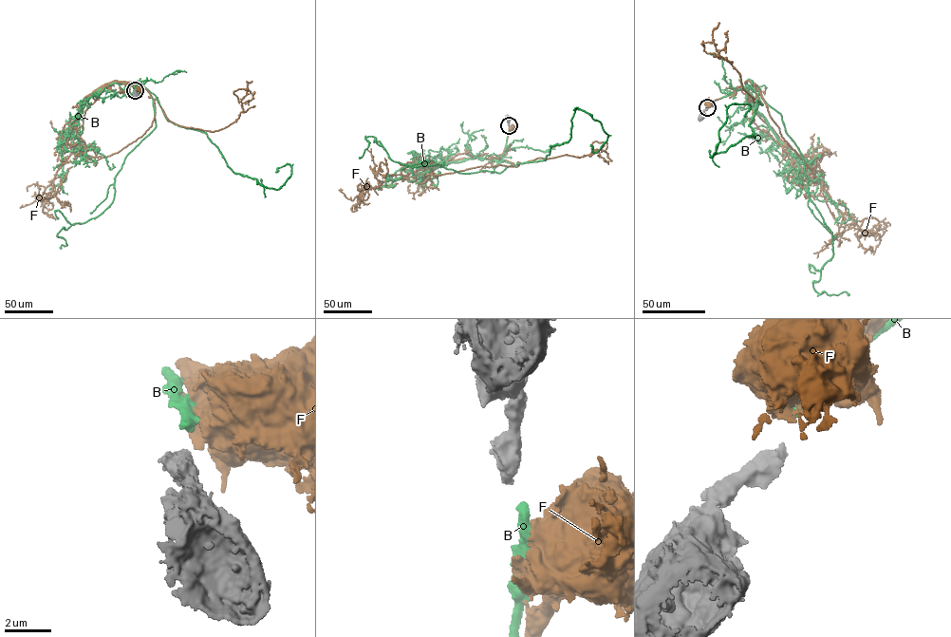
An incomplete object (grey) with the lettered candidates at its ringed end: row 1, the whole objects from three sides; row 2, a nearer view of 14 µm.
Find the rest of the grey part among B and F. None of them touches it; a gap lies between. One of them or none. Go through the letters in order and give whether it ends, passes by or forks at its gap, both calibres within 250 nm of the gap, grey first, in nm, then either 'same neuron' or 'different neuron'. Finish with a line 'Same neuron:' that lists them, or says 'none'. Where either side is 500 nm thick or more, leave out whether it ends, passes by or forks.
B: it ends | 440/400 nm | same neuron
F: 440/650 nm | different neuron
Same neuron: B

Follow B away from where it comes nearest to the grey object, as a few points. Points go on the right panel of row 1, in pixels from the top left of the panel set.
B: (707, 106), (748, 79), (763, 104), (755, 137), (712, 157), (728, 106), (750, 104), (744, 116)

